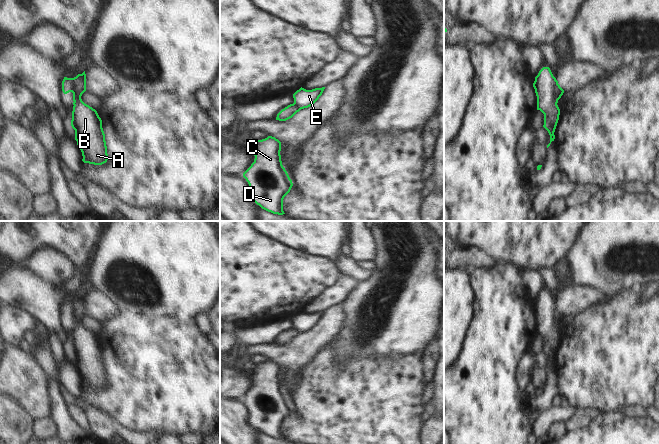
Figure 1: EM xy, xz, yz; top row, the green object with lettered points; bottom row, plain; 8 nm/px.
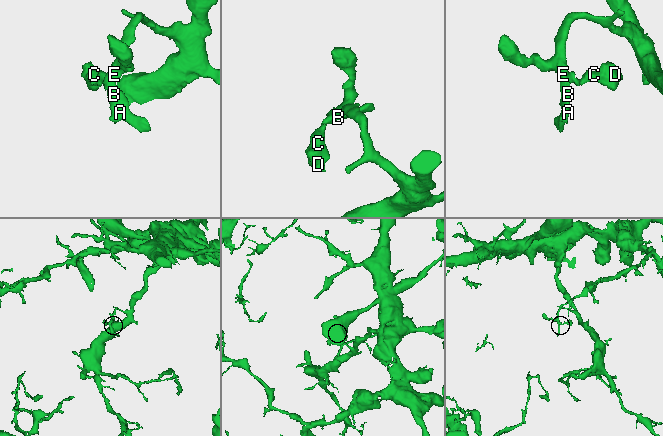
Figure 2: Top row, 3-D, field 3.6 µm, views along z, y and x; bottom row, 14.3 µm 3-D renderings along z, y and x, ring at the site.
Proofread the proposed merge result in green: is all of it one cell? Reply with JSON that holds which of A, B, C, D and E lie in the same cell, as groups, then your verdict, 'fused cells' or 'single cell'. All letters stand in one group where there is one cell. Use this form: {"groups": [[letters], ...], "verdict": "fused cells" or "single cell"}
{"groups": [["A", "B", "E"], ["C", "D"]], "verdict": "fused cells"}

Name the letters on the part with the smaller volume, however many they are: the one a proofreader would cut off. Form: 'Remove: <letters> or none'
Remove: C, D

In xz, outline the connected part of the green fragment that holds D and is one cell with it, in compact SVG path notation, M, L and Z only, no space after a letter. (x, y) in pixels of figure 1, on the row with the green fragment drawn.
M268 136L253 147L254 162L243 173L249 184L249 197L262 209L283 215L283 199L293 183L281 161L281 142Z

